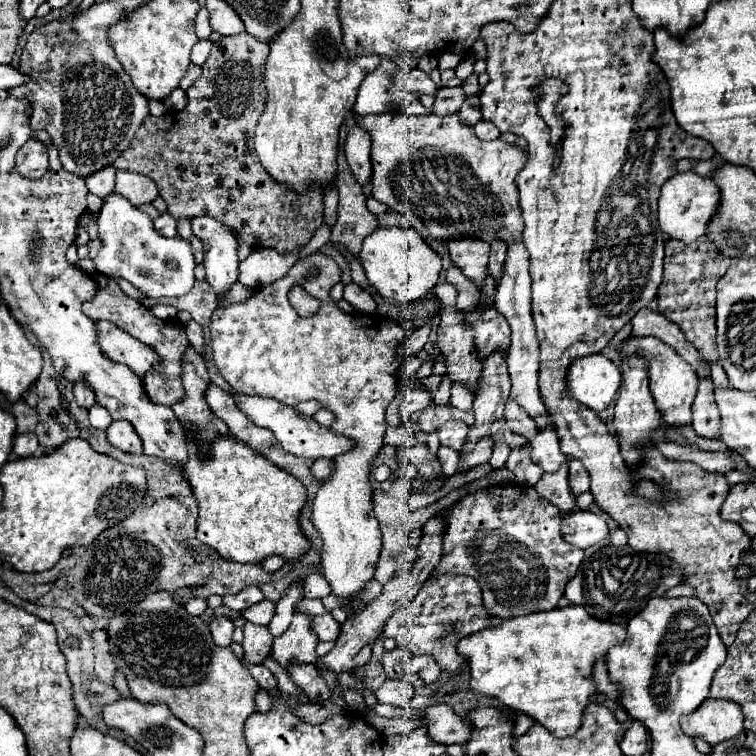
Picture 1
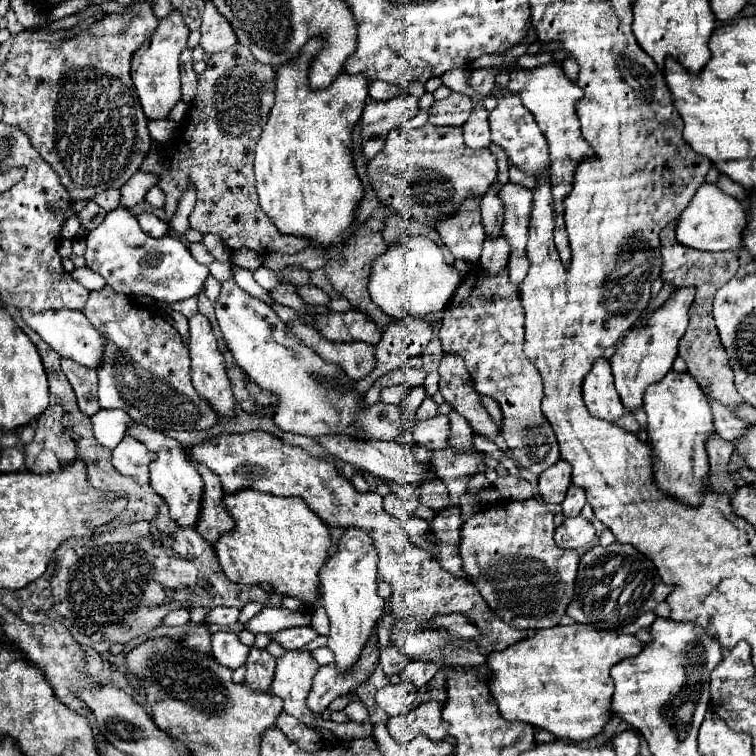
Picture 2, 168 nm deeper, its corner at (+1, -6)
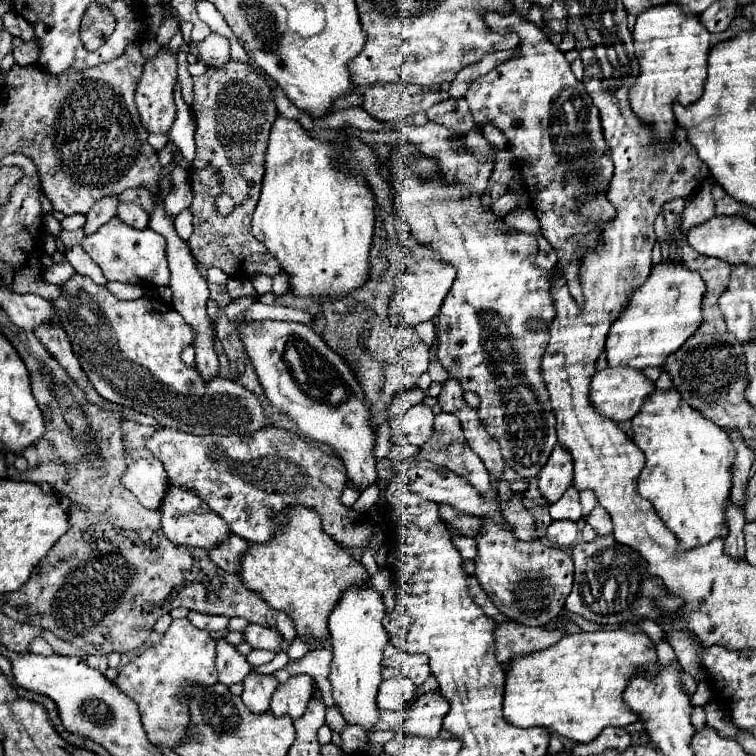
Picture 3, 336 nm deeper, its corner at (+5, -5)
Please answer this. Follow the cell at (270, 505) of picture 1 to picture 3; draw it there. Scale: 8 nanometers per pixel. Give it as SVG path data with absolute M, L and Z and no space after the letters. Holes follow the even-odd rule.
M285 507L273 515L273 523L281 525L265 545L249 543L247 551L239 557L239 577L245 587L259 593L273 609L287 611L295 621L297 635L329 639L327 617L337 605L341 591L351 583L369 581L363 565L343 551L327 533L321 529L321 519L313 509L307 507Z

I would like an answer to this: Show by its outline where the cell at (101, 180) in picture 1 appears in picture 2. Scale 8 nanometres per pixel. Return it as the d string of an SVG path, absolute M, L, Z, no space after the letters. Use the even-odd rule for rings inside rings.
M113 188L97 194L97 198L95 198L95 202L97 202L105 212L111 212L113 208L117 208L117 206L119 206L119 200L121 200L121 192L119 192L119 190L113 190Z

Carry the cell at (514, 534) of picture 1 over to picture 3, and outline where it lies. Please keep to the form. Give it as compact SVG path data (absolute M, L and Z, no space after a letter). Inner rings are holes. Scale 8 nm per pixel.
M481 517L481 533L475 541L475 577L507 619L529 627L543 627L559 617L573 585L573 559L563 549L549 545L541 537L521 541L505 519L497 523L491 517Z

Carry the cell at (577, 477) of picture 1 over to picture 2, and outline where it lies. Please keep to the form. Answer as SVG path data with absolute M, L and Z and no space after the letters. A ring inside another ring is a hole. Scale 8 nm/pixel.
M571 486L563 504L561 504L561 510L565 516L579 516L581 508L585 506L585 492L577 486Z

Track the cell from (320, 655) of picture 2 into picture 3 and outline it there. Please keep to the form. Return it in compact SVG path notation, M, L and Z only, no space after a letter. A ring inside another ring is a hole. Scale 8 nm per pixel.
M315 649L309 651L307 655L303 655L297 661L291 661L289 665L285 665L283 669L275 671L273 675L277 677L279 683L285 683L289 679L289 675L299 675L299 673L307 673L309 677L313 677L315 681L315 689L319 693L319 697L325 701L327 707L335 705L333 695L331 695L331 683L329 683L329 663L331 663L331 651L329 649Z

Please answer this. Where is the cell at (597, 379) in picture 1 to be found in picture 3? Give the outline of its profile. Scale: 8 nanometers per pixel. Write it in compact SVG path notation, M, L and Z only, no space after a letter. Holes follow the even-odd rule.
M607 367L591 379L591 405L611 421L633 419L643 399L653 393L653 383L631 367Z

